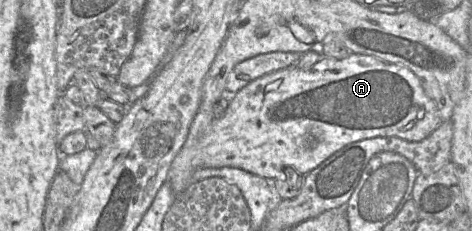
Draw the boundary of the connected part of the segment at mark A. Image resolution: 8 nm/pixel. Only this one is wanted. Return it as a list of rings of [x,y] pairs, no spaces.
[[[350,53],[344,59],[323,56],[309,69],[301,69],[293,65],[257,78],[237,92],[230,100],[224,116],[220,119],[214,119],[209,128],[200,137],[194,149],[192,165],[196,169],[235,167],[261,176],[269,181],[274,181],[281,177],[287,170],[295,170],[305,176],[335,152],[351,143],[374,137],[398,137],[410,142],[418,142],[428,137],[441,123],[437,105],[426,94],[420,79],[407,67],[384,62],[373,56],[356,53]]]

